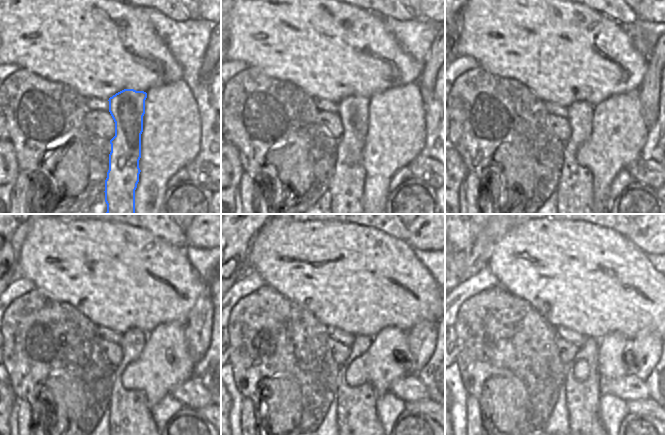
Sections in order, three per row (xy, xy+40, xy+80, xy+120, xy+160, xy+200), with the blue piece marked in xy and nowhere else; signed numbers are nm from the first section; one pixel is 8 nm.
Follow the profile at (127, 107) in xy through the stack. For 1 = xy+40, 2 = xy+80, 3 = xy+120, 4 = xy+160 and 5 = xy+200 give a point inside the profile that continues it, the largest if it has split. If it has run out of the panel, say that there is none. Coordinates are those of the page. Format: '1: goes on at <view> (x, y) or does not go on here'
1: goes on at xy+40 (346, 185)
2: goes on at xy+80 (574, 190)
3: goes on at xy+120 (131, 417)
4: goes on at xy+160 (357, 417)
5: goes on at xy+200 (582, 399)

